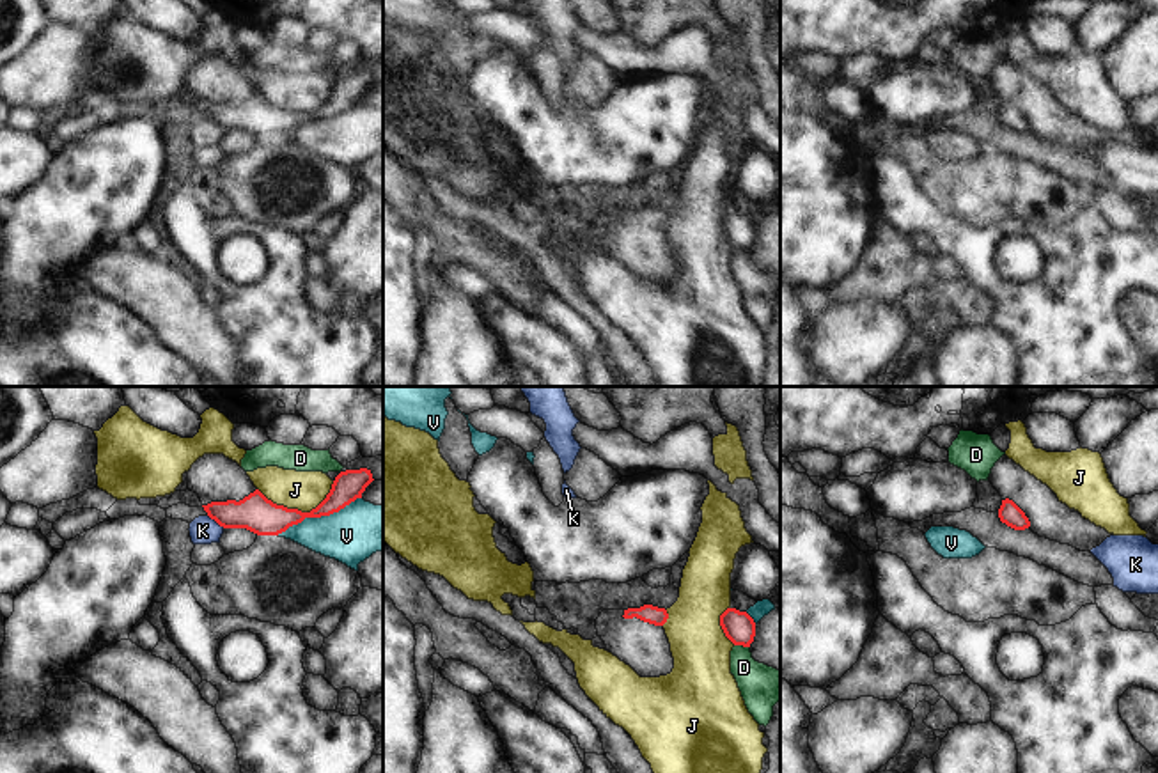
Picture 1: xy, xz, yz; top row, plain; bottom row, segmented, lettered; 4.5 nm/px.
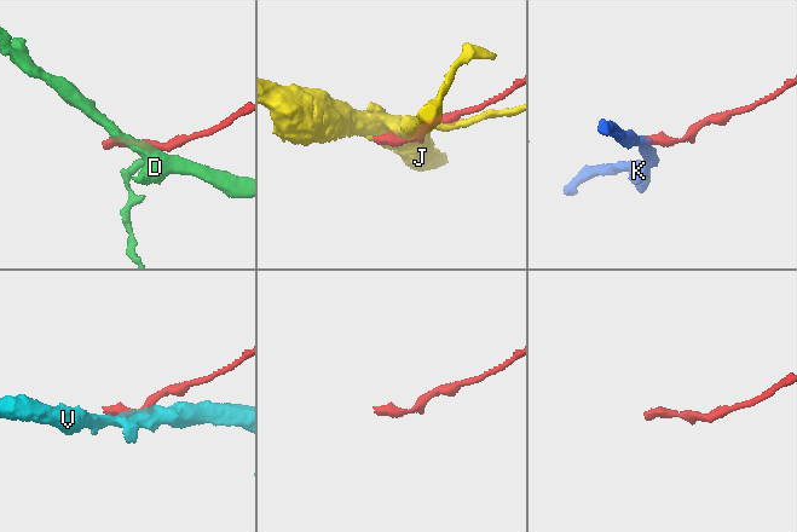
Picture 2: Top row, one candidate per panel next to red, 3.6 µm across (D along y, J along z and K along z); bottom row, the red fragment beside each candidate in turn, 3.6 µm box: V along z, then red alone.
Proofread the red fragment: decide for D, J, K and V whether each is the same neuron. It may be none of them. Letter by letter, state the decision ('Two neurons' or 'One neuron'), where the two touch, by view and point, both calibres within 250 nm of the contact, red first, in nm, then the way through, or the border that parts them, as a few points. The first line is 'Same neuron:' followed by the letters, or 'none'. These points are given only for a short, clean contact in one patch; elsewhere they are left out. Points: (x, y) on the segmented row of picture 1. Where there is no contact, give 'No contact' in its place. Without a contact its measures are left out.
Same neuron: none
D: Two neurons. Touches red at xz (742, 644). Thickness 140 nm (red) against 200 nm. Boundary: xz (735, 644), (749, 648)
J: Two neurons. Touches red at xy (298, 511). Thickness 170 nm (red) against 180 nm. Boundary: xy (334, 481), (328, 493), (309, 511), (277, 506), (258, 488)
K: Two neurons. Touches red at xy (217, 522). Thickness 170 nm (red) against 130 nm. Boundary: xy (208, 515), (224, 527)
V: Two neurons. Touches red at xy (318, 516). Thickness 160 nm (red) against 260 nm.

